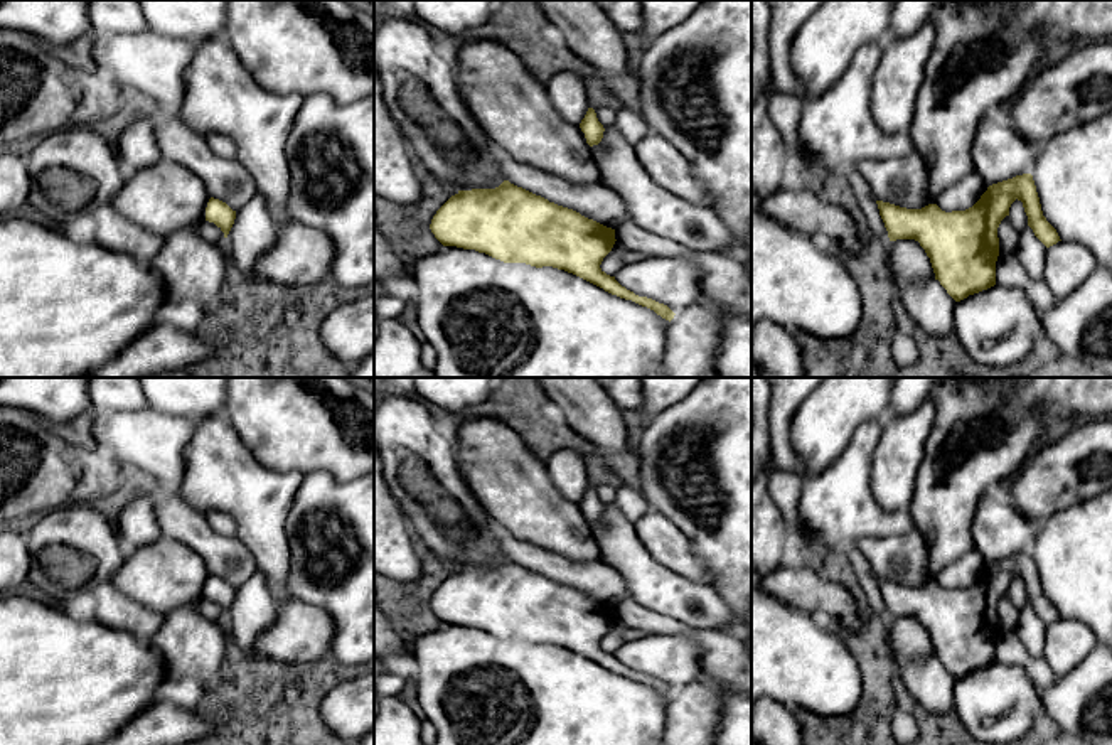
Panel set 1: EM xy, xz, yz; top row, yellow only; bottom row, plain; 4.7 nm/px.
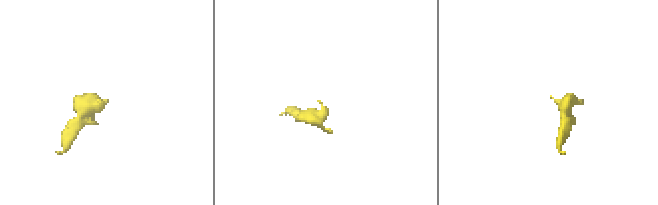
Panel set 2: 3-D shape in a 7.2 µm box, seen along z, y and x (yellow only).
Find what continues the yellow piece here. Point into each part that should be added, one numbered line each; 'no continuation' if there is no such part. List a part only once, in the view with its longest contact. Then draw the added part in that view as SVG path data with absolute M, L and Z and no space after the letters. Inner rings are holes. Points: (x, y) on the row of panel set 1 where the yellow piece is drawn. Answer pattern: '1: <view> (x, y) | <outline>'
no continuation

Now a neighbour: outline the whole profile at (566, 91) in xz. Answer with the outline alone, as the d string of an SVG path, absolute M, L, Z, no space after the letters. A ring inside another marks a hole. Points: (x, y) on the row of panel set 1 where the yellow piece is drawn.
M559 72L544 88L559 116L580 126L588 111L585 79L576 72Z

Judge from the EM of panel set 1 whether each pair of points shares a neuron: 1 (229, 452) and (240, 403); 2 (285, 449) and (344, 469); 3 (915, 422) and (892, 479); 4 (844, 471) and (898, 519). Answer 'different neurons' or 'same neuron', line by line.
1: different neurons
2: same neuron
3: same neuron
4: same neuron

